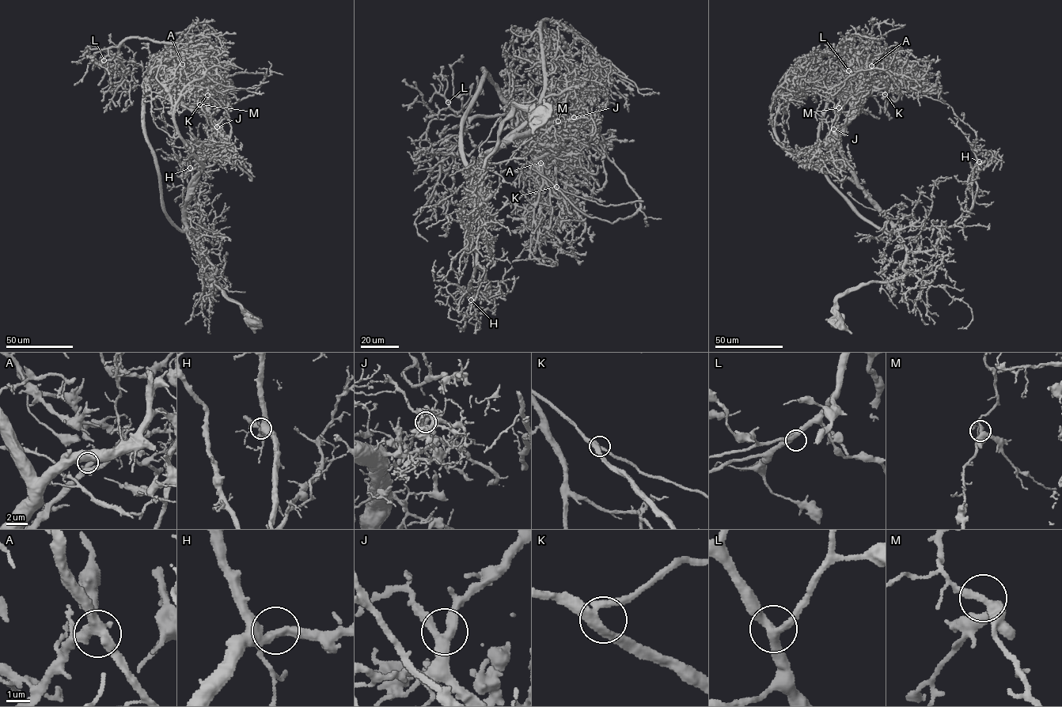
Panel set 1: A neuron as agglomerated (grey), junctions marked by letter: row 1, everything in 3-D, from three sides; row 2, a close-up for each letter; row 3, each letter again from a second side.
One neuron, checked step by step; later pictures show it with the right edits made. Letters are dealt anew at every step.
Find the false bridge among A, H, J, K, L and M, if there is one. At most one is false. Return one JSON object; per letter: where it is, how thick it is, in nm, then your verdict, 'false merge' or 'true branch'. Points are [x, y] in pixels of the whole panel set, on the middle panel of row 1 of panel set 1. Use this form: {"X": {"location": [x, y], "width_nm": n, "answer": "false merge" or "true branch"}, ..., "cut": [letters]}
{"A": {"location": [540, 163], "width_nm": 360, "answer": "true branch"}, "H": {"location": [471, 300], "width_nm": 320, "answer": "true branch"}, "J": {"location": [574, 117], "width_nm": 360, "answer": "true branch"}, "K": {"location": [556, 187], "width_nm": 320, "answer": "true branch"}, "L": {"location": [448, 102], "width_nm": 300, "answer": "true branch"}, "M": {"location": [558, 121], "width_nm": 320, "answer": "false merge"}, "cut": ["M"]}

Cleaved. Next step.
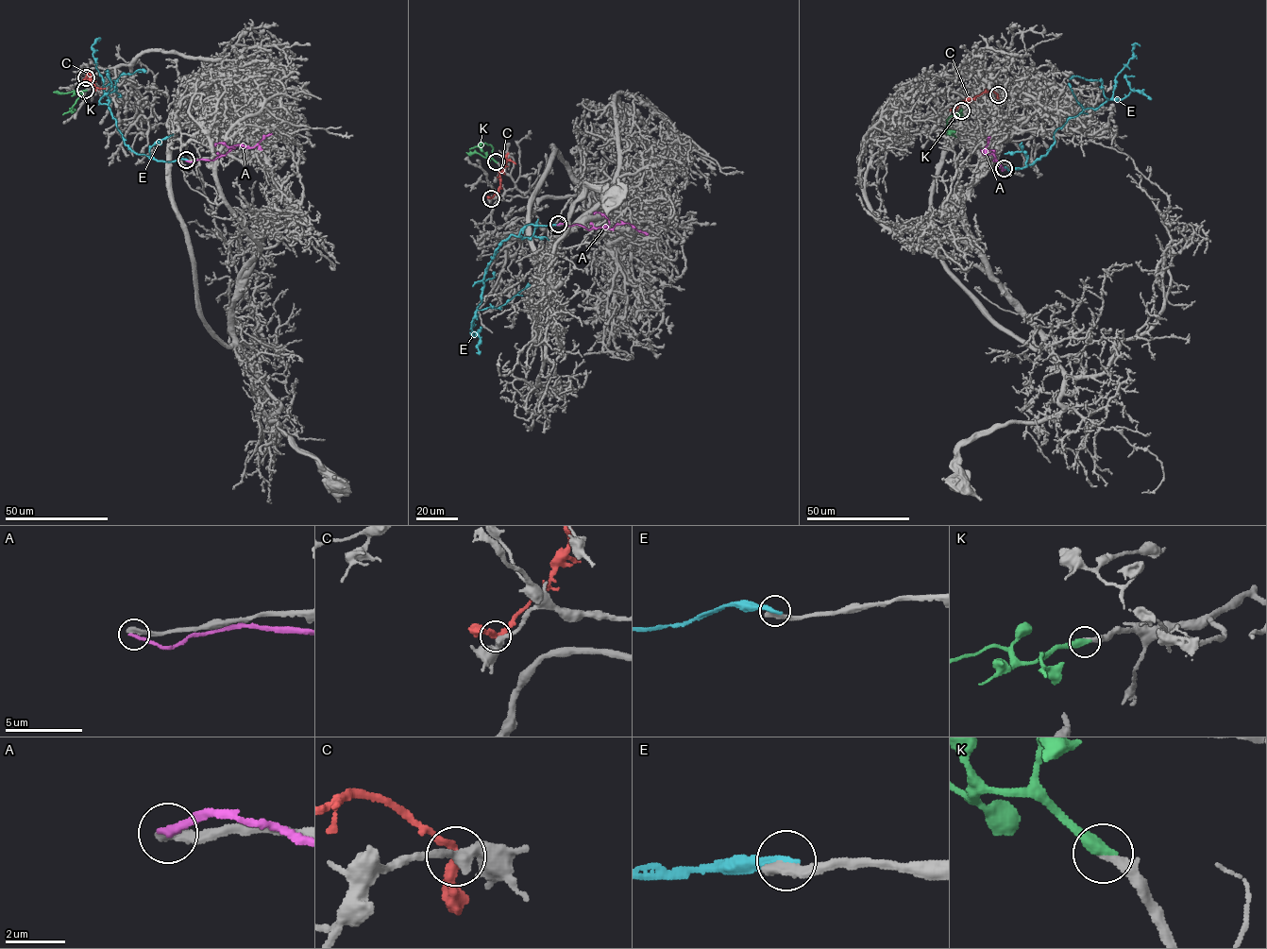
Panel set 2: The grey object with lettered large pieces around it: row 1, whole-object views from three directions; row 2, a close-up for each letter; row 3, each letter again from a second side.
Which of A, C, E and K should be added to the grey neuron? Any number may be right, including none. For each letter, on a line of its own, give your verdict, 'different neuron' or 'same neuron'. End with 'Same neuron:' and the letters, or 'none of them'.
A: different neuron
C: different neuron
E: different neuron
K: same neuron
Same neuron: K

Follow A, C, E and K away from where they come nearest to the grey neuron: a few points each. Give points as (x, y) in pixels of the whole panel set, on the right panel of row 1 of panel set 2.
A: (1005, 169), (998, 167), (1001, 163), (997, 161), (994, 151), (984, 152), (988, 137)
C: (997, 94), (991, 91), (985, 92), (957, 107)
E: (1004, 168), (1030, 164), (1047, 153), (1055, 131), (1070, 118), (1112, 97), (1115, 76), (1135, 43), (1140, 46)
K: (961, 110), (946, 121), (947, 128), (955, 137)

